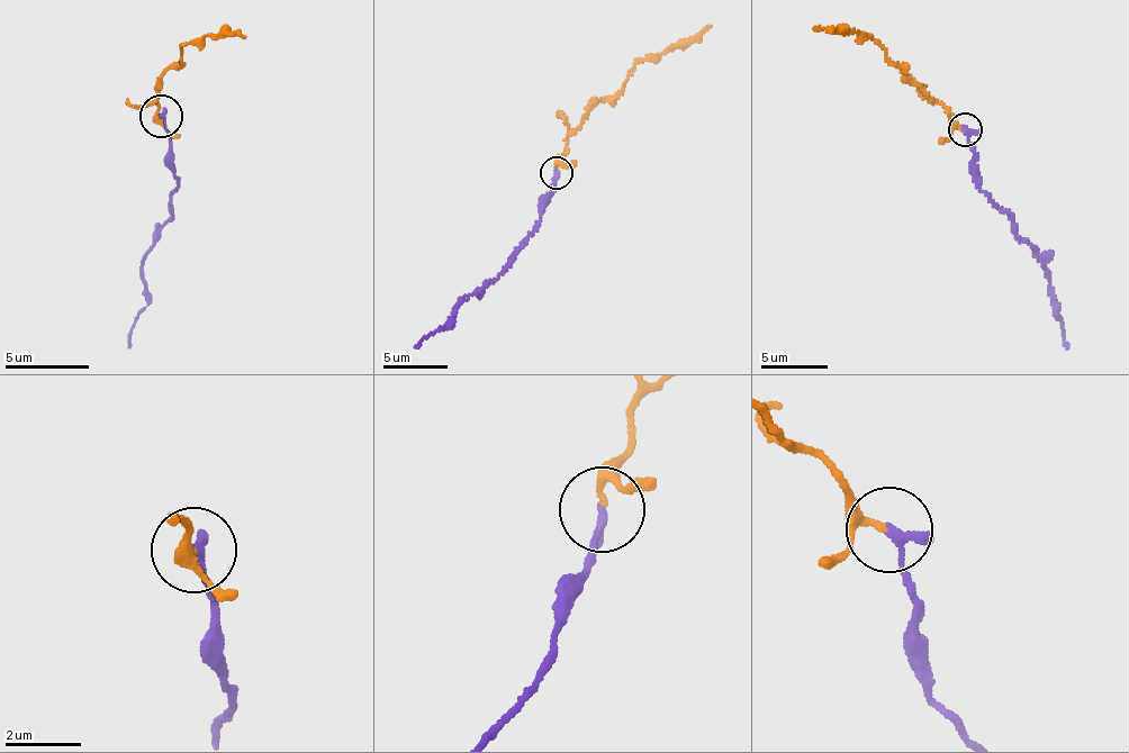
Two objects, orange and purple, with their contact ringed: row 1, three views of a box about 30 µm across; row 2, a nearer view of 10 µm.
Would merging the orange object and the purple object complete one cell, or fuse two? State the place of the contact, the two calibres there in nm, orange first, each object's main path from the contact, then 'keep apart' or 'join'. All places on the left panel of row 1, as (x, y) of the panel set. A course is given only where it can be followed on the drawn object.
place (161, 116); calibres 120 and 240 nm; course orange (160, 116), (151, 99), (163, 73), (183, 64), (179, 47), (234, 36), (247, 37); course purple (160, 116), (180, 186), (171, 192), (174, 218), (148, 252), (141, 281), (147, 304), (126, 348); join

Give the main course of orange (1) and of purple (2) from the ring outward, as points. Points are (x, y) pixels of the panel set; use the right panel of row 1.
1: (966, 129), (905, 69), (888, 61), (879, 42), (866, 36), (813, 28)
2: (966, 129), (974, 177), (988, 201), (1009, 214), (1015, 238), (1032, 246), (1047, 270), (1068, 347)

